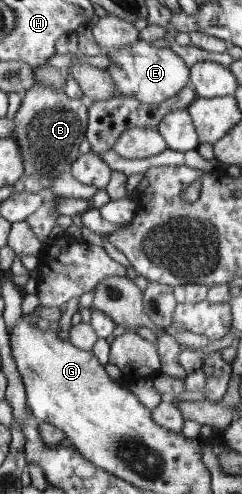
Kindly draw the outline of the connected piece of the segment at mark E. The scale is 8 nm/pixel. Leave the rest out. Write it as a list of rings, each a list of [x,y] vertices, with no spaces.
[[[143,39],[134,44],[122,46],[108,52],[109,65],[118,95],[135,98],[140,102],[153,105],[160,104],[168,98],[174,98],[188,86],[191,86],[190,68],[172,49],[171,45],[156,48]]]

